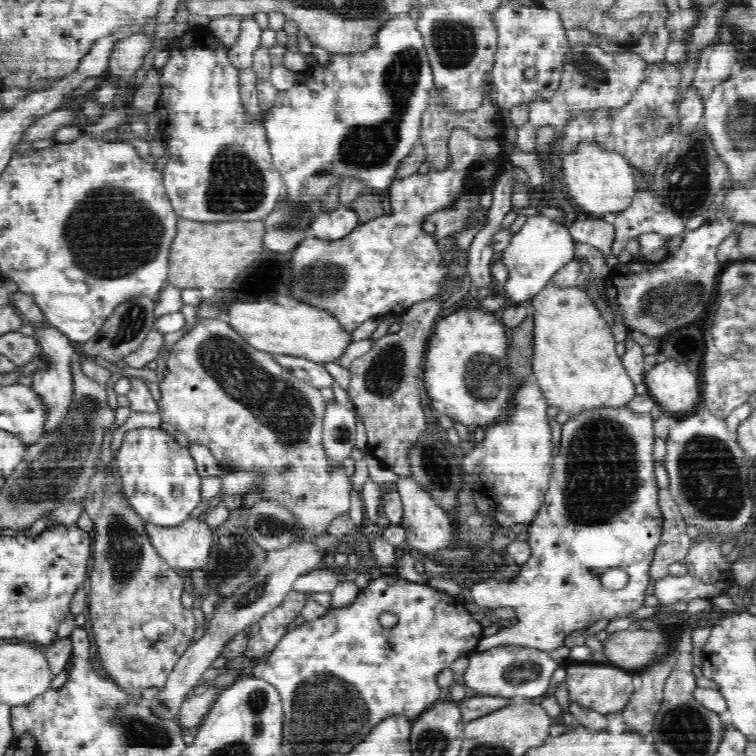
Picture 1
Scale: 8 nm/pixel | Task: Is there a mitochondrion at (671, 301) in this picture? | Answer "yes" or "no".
yes

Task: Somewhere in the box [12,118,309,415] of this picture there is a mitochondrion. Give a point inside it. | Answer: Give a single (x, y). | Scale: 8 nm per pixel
(110, 233)

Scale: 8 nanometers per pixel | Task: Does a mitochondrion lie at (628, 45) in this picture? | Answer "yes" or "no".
no

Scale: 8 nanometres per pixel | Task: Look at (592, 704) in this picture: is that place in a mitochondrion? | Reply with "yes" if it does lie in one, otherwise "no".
no

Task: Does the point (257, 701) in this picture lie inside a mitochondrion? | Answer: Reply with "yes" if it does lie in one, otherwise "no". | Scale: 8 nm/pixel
yes

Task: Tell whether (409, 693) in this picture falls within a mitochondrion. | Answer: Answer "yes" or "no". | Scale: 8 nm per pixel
no

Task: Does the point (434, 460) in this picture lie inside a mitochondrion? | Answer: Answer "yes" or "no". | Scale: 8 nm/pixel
yes

